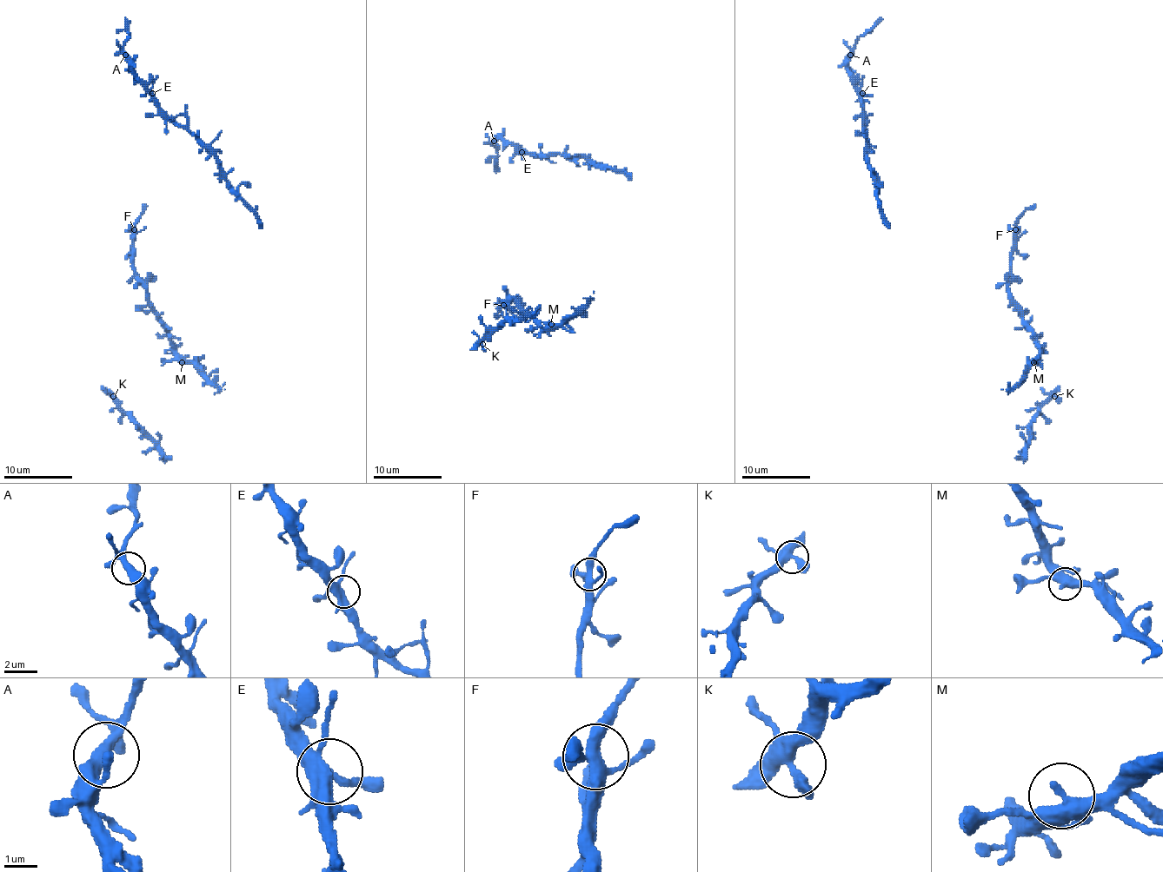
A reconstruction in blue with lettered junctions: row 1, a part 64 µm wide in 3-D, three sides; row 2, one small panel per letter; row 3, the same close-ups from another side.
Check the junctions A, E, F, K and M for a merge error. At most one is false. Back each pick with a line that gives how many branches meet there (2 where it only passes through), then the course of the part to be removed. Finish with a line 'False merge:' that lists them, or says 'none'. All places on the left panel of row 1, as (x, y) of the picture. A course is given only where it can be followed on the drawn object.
False merge: none

